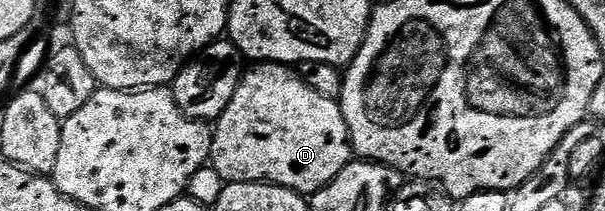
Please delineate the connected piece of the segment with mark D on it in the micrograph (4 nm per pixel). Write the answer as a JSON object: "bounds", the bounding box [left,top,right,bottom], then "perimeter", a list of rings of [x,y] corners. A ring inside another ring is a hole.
{"bounds":[210,63,353,195],"perimeter":[[[259,63],[252,71],[244,72],[242,81],[239,82],[237,91],[233,99],[225,107],[225,111],[213,125],[213,136],[211,138],[210,164],[217,172],[223,176],[224,182],[233,181],[262,181],[272,185],[283,185],[287,189],[294,189],[296,193],[304,195],[314,195],[321,187],[325,187],[334,177],[340,173],[345,166],[351,164],[353,160],[353,150],[351,147],[351,132],[347,126],[347,120],[343,118],[342,104],[334,97],[321,95],[306,80],[298,77],[296,70],[289,65],[277,65],[274,63]]]}

